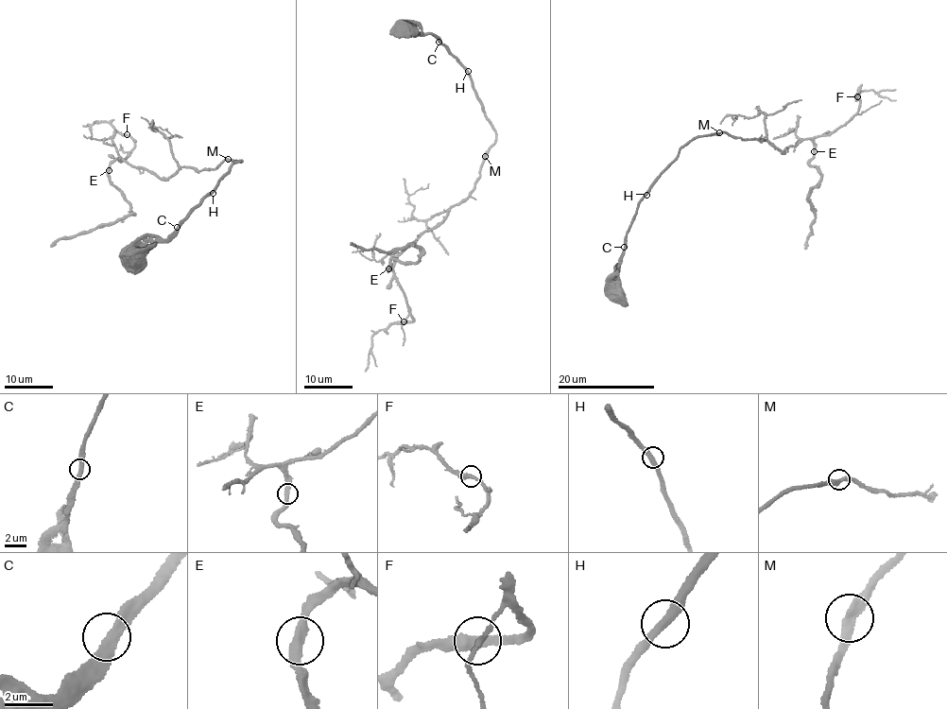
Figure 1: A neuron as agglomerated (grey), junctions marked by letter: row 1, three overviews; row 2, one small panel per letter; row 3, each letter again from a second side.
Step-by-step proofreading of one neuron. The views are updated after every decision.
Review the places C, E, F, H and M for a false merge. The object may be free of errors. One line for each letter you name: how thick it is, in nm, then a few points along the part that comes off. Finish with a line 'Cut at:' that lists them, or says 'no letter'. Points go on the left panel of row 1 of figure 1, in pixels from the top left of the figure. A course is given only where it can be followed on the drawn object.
Cut at: no letter

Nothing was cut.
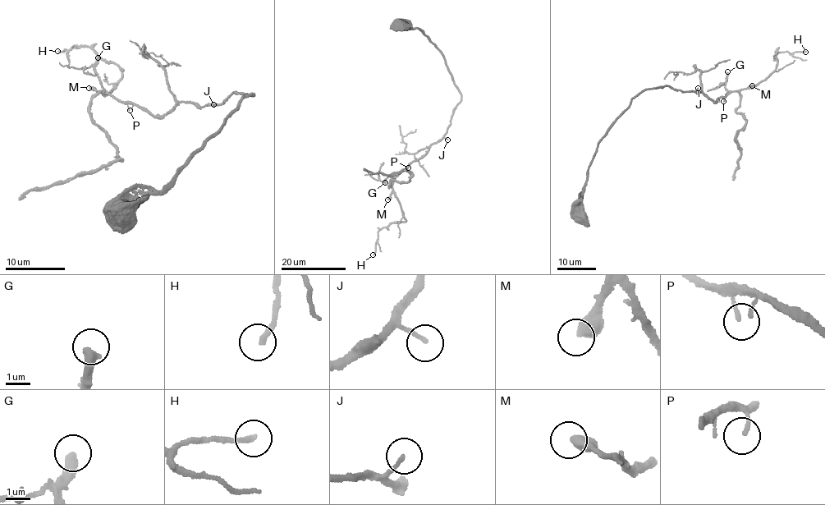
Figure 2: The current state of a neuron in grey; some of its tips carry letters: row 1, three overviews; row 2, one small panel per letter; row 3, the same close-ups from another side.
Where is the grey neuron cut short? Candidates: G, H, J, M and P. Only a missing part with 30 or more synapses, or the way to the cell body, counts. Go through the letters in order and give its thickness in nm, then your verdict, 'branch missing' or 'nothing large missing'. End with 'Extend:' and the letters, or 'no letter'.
G: 440 nm thick; branch missing
H: 200 nm thick; nothing large missing
J: 150 nm thick; nothing large missing
M: 500 nm thick; branch missing
P: 140 nm thick; nothing large missing
Extend: G, M

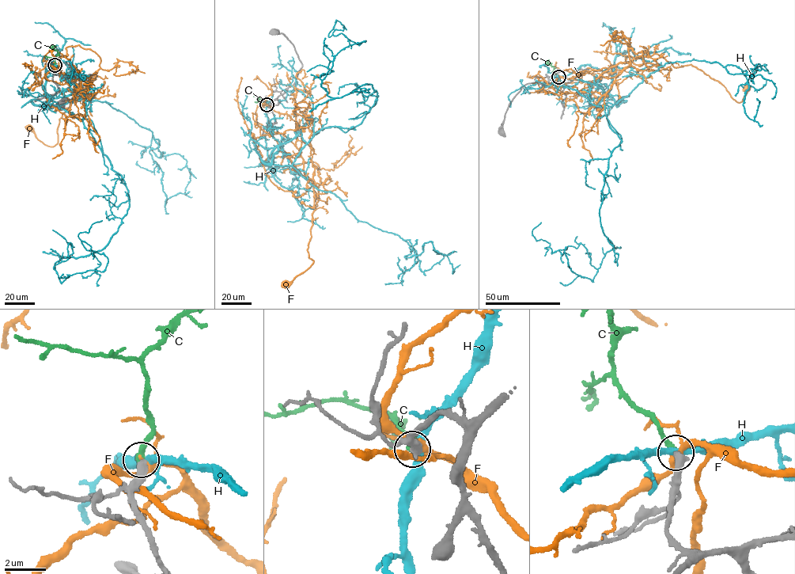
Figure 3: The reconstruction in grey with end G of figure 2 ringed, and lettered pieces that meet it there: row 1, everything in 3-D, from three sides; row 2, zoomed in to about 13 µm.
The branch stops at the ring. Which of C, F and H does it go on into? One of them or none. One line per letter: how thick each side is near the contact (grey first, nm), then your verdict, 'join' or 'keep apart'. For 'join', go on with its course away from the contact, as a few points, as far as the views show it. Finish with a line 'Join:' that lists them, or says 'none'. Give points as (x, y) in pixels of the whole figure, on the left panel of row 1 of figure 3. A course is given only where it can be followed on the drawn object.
C: 440 nm thick on the grey side, 280 nm on the other; join; it runs (54, 66), (54, 58), (58, 54), (47, 46)
F: 500 nm thick on the grey side, 240 nm on the other; keep apart
H: 440 nm thick on the grey side, 320 nm on the other; keep apart
Join: C

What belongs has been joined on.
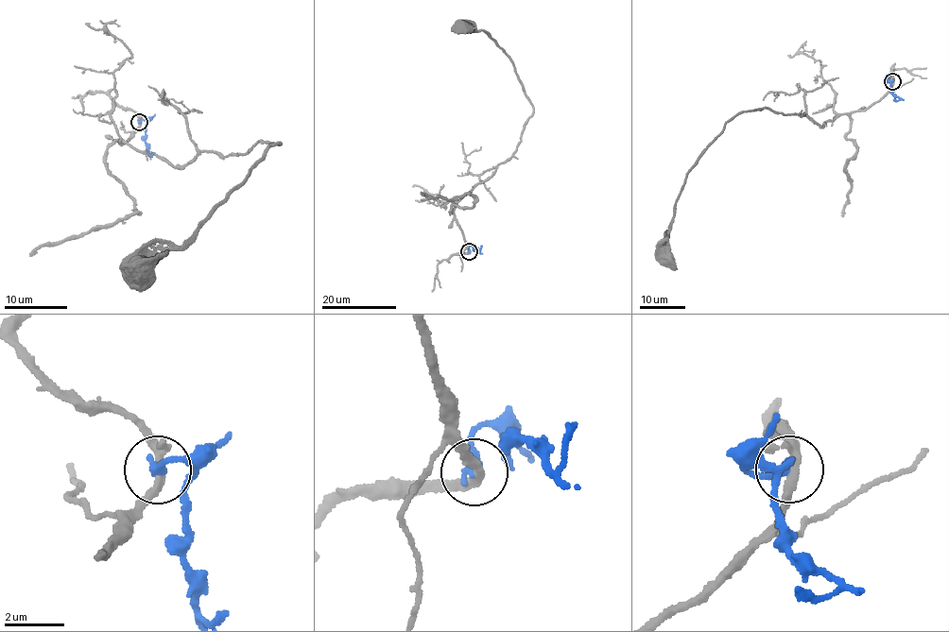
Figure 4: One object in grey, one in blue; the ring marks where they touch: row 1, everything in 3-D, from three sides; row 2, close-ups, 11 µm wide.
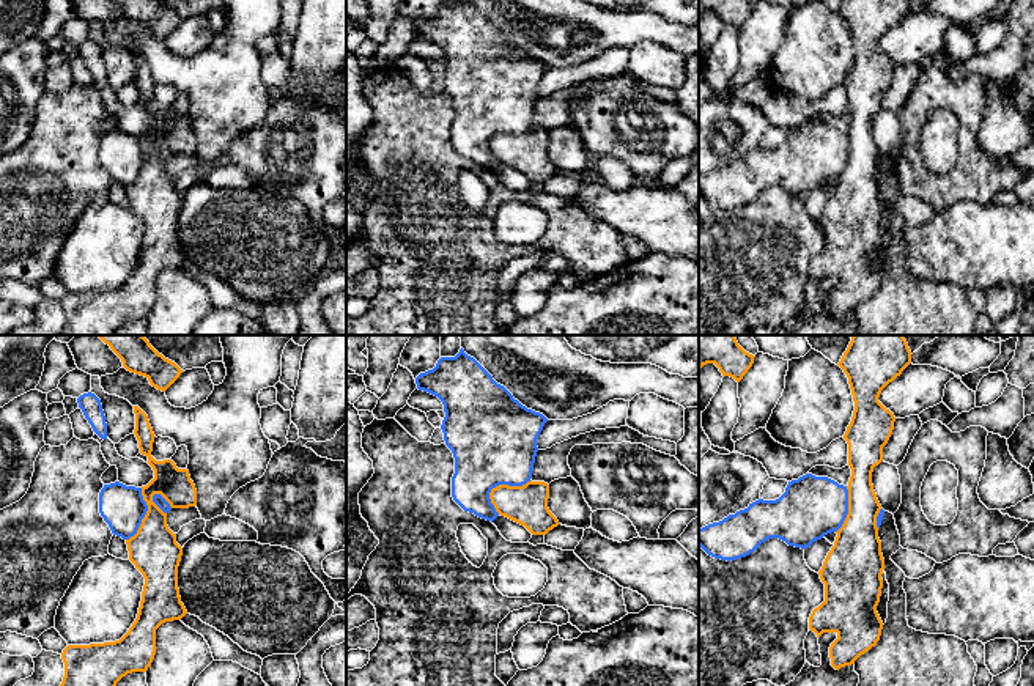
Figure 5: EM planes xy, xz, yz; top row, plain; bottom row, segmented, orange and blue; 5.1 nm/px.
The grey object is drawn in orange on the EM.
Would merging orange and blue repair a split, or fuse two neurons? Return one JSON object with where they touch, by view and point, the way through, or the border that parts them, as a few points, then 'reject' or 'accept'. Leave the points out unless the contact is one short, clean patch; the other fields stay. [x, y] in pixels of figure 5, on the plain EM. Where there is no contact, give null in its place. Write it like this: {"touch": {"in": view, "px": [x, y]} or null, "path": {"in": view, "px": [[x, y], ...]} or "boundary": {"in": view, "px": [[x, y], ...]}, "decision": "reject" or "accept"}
{"touch": {"in": "xz", "px": [501, 132]}, "boundary": {"in": "xz", "px": [[531, 128], [521, 132], [496, 132], [490, 140], [494, 158]]}, "decision": "reject"}

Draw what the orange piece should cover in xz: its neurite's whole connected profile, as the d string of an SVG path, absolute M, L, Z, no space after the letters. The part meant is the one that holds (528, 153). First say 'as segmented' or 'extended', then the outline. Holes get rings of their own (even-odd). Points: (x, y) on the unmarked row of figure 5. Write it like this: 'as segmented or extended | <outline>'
as segmented | M527 129L523 134L499 132L489 140L491 151L500 164L524 173L532 183L546 183L559 173L548 156L549 132Z

